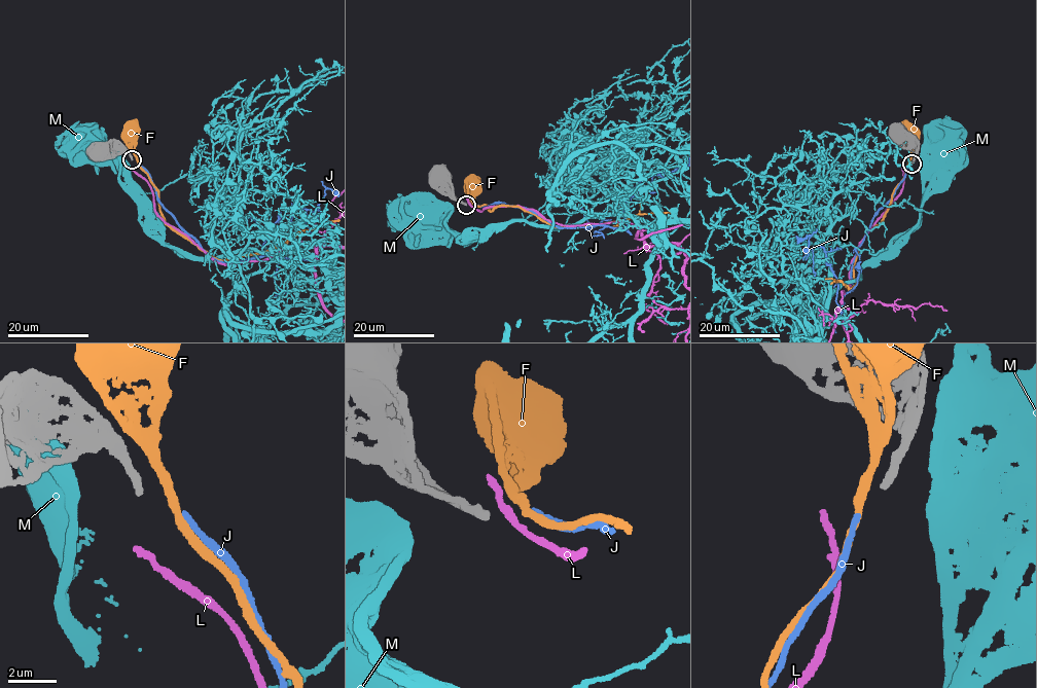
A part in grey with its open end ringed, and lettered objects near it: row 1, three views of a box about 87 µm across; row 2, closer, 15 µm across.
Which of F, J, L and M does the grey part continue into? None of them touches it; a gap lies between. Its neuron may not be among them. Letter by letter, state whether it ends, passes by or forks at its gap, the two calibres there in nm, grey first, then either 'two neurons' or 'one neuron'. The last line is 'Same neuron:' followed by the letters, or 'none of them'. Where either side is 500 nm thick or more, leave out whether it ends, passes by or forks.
F: it passes by | 320/360 nm | two neurons
J: it ends | 320/240 nm | two neurons
L: it ends | 320/340 nm | two neurons
M: 320/650 nm | two neurons
Same neuron: none of them

